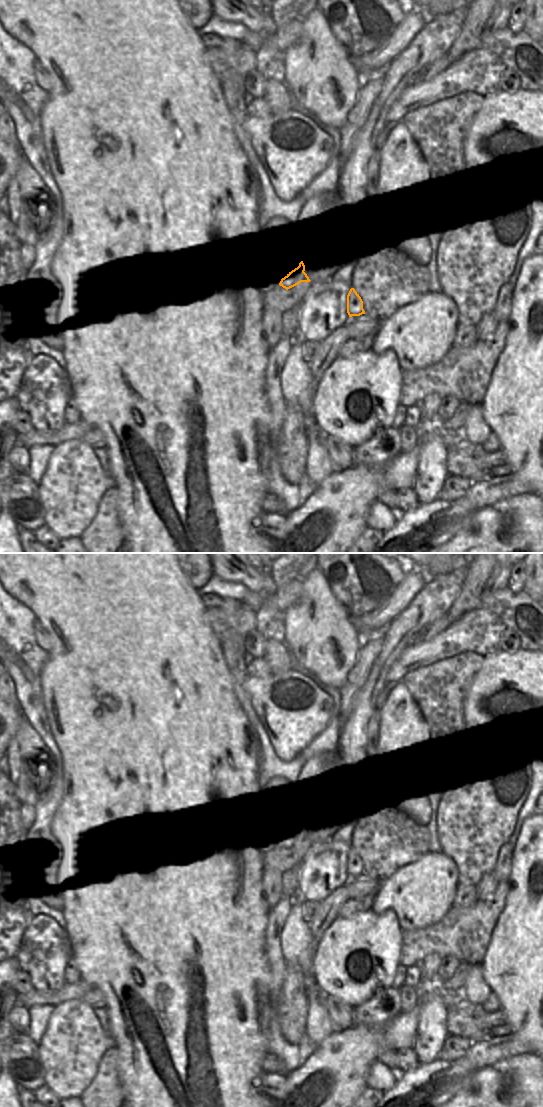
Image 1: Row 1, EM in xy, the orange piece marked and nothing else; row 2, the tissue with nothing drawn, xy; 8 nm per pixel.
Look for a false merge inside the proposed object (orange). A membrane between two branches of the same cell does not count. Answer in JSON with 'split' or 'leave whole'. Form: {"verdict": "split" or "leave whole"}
{"verdict": "split"}

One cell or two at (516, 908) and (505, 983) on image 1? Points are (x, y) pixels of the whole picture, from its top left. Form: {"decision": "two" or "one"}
{"decision": "one"}

